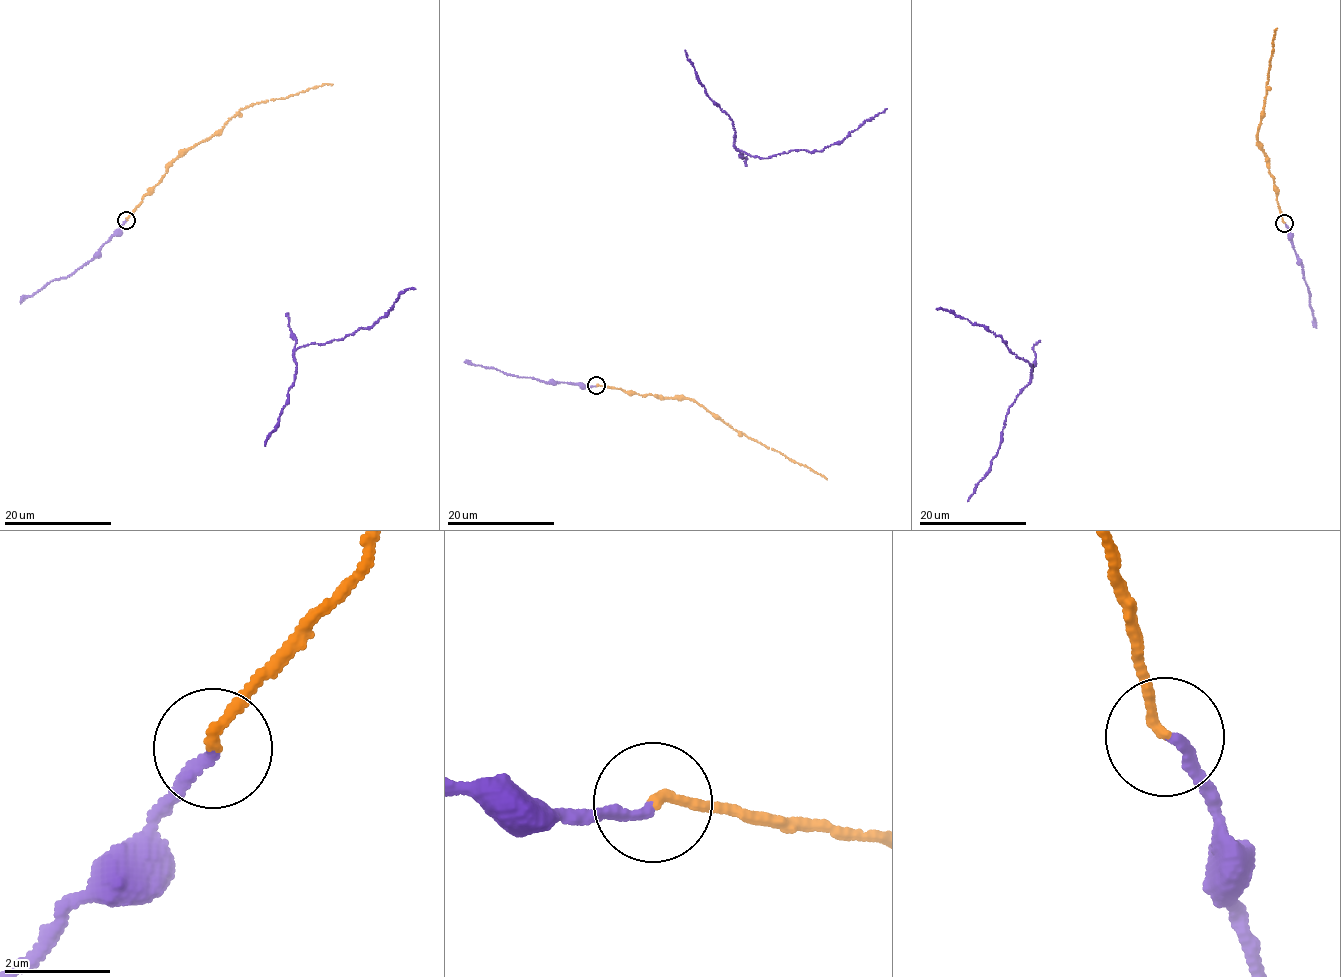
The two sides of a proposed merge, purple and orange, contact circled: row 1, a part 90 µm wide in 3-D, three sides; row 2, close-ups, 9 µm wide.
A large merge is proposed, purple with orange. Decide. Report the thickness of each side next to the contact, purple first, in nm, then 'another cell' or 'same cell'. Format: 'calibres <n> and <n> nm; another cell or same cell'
calibres 200 and 190 nm; same cell

